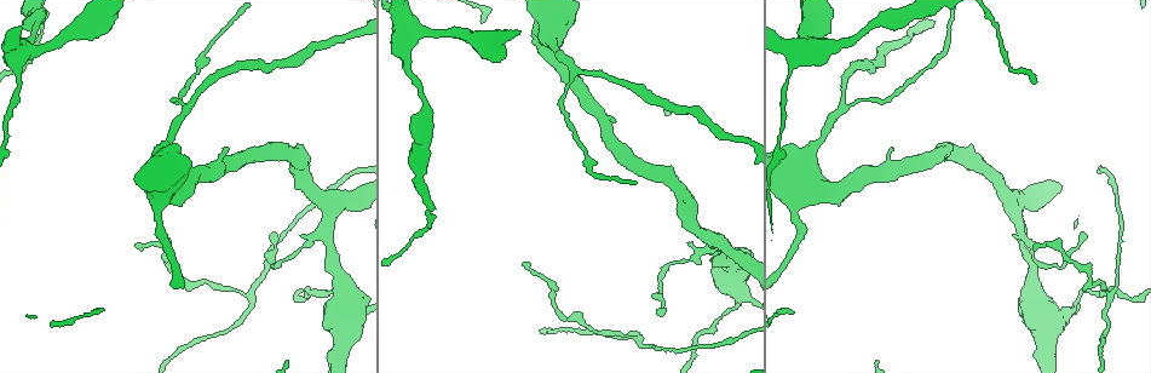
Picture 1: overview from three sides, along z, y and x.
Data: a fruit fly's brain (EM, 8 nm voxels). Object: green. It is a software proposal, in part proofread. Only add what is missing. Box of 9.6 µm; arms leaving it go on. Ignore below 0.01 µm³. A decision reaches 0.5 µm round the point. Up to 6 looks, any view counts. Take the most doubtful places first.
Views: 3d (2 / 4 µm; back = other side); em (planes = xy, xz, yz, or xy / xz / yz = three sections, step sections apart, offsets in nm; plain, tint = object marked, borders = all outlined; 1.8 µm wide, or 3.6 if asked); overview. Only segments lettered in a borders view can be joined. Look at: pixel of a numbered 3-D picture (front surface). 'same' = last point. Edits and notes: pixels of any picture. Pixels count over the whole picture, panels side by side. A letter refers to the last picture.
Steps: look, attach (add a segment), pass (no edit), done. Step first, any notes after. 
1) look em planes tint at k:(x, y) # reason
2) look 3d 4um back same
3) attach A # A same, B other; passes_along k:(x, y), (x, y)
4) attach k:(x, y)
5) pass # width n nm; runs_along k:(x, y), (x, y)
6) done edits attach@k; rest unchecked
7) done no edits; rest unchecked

look 3d 4um at 1:(138, 246) # an open end

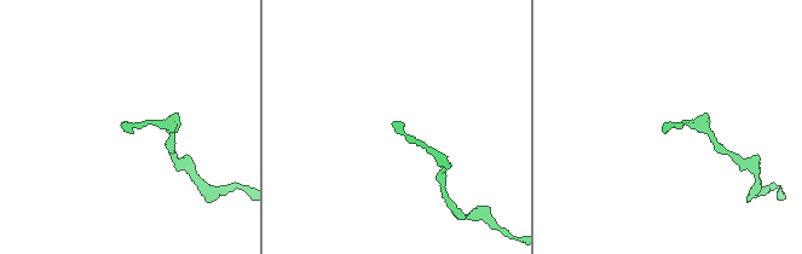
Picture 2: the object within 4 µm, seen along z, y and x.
look em xy step 4 tint at 2:(396, 123) # shape alone is not enough

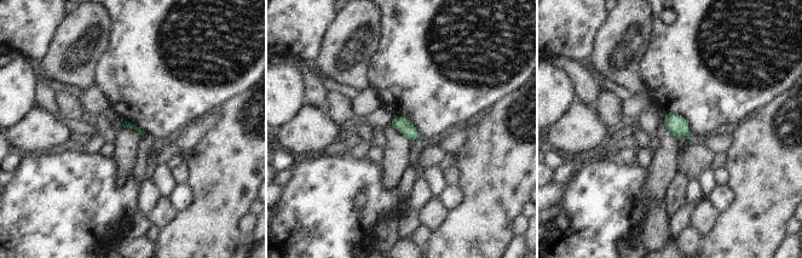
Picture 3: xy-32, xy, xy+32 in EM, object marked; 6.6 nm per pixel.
look em planes borders same # another direction

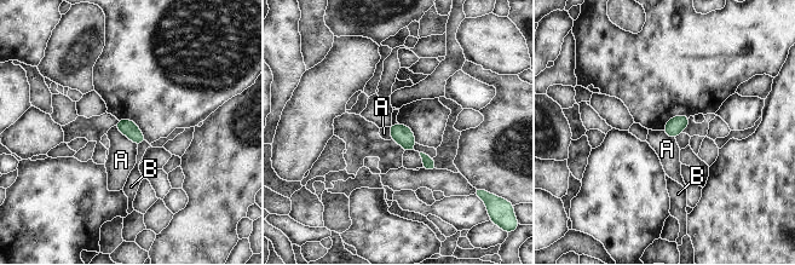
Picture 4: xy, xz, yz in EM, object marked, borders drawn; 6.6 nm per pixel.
pass # A other, B other; border 4:(115, 125), (137, 145); none of them fits

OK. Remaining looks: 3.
look 3d 2um back at 1:(1084, 236) # thin end

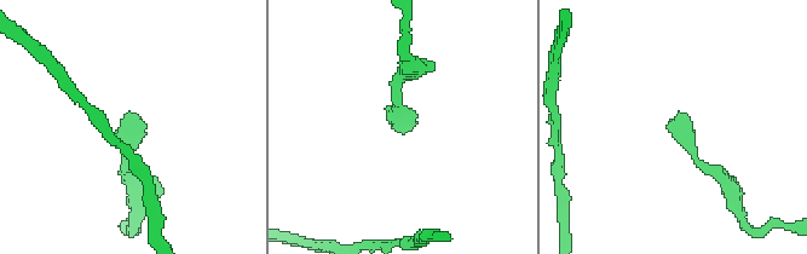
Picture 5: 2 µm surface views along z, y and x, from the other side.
look em planes borders at 5:(681, 119)

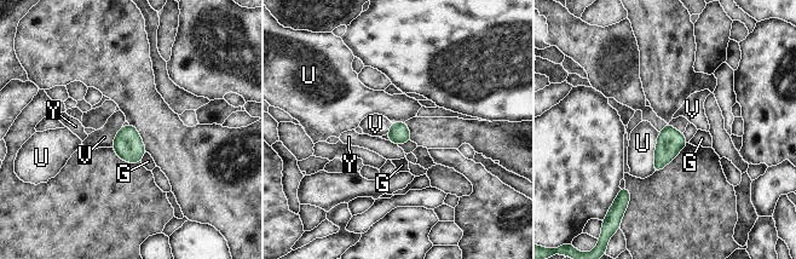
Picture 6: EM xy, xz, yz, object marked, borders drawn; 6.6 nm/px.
pass # width 130 nm; G other, U other, V other, Y other; border 6:(121, 126), (111, 147); none of them fits

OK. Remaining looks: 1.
done no edits; rest unchecked

